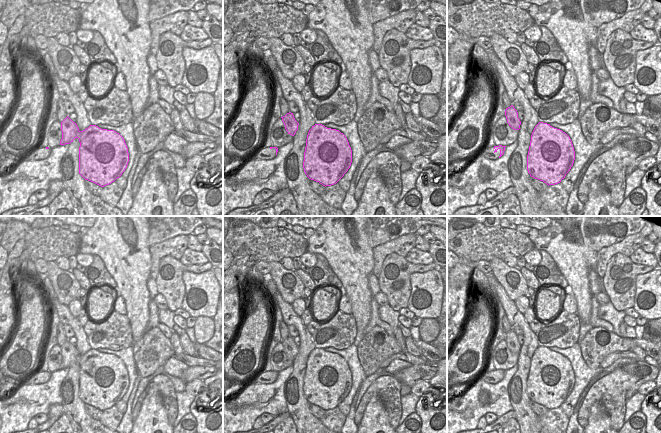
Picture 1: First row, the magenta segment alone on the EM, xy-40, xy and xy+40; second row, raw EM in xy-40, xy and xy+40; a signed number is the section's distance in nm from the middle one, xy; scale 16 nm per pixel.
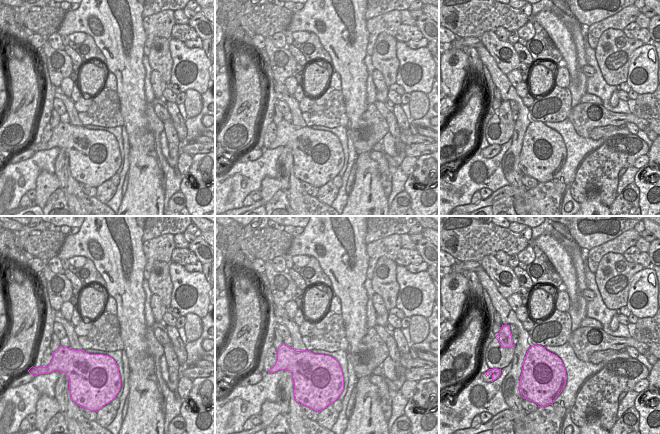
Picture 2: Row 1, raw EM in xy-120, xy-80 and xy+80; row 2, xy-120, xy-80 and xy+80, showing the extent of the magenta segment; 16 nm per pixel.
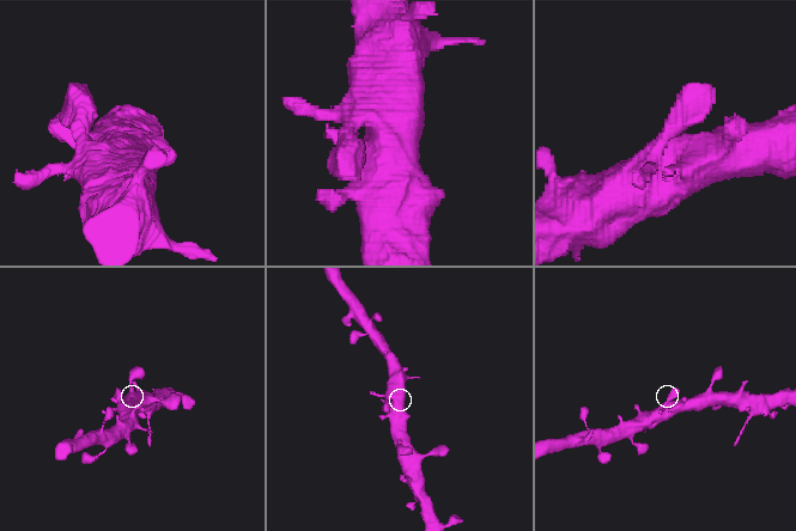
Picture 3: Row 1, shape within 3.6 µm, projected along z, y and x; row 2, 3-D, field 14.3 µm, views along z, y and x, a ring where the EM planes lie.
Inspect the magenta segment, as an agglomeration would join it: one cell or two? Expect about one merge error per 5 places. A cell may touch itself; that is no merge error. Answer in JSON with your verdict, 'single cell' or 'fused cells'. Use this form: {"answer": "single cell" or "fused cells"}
{"answer": "single cell"}

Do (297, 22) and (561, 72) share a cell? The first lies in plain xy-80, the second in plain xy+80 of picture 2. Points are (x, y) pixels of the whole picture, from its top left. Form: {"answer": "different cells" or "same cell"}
{"answer": "different cells"}

